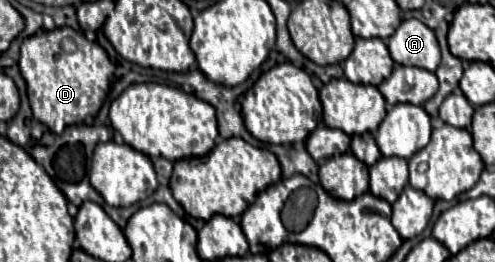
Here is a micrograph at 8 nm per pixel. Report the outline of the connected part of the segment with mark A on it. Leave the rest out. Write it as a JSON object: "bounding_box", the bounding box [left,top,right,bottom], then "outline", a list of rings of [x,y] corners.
{"bounding_box":[387,19,441,71],"outline":[[[419,19],[401,21],[397,31],[387,39],[387,47],[393,61],[403,65],[415,65],[427,71],[435,71],[441,61],[433,29],[429,29]]]}

